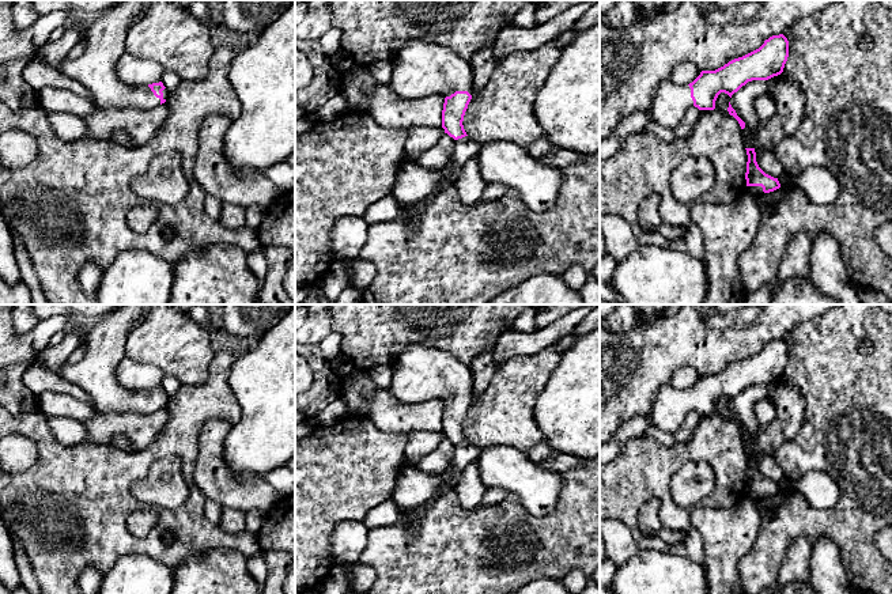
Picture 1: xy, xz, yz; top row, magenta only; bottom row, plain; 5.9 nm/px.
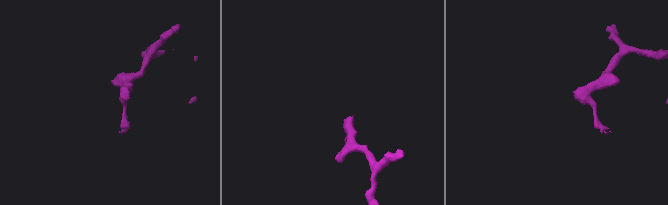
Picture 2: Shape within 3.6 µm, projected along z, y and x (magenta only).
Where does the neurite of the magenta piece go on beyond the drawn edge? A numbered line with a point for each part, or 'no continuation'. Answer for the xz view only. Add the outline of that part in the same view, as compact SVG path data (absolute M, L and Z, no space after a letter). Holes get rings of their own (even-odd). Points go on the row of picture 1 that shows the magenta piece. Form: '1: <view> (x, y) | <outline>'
1: xz (422, 68) | M411 39L393 60L388 86L401 99L446 98L456 91L472 95L472 82L472 65L454 50L430 41Z

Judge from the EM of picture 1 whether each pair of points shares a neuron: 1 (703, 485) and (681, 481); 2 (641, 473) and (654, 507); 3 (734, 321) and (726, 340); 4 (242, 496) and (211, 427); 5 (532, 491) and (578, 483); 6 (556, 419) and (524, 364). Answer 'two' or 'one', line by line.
1: one
2: two
3: two
4: one
5: two
6: two

